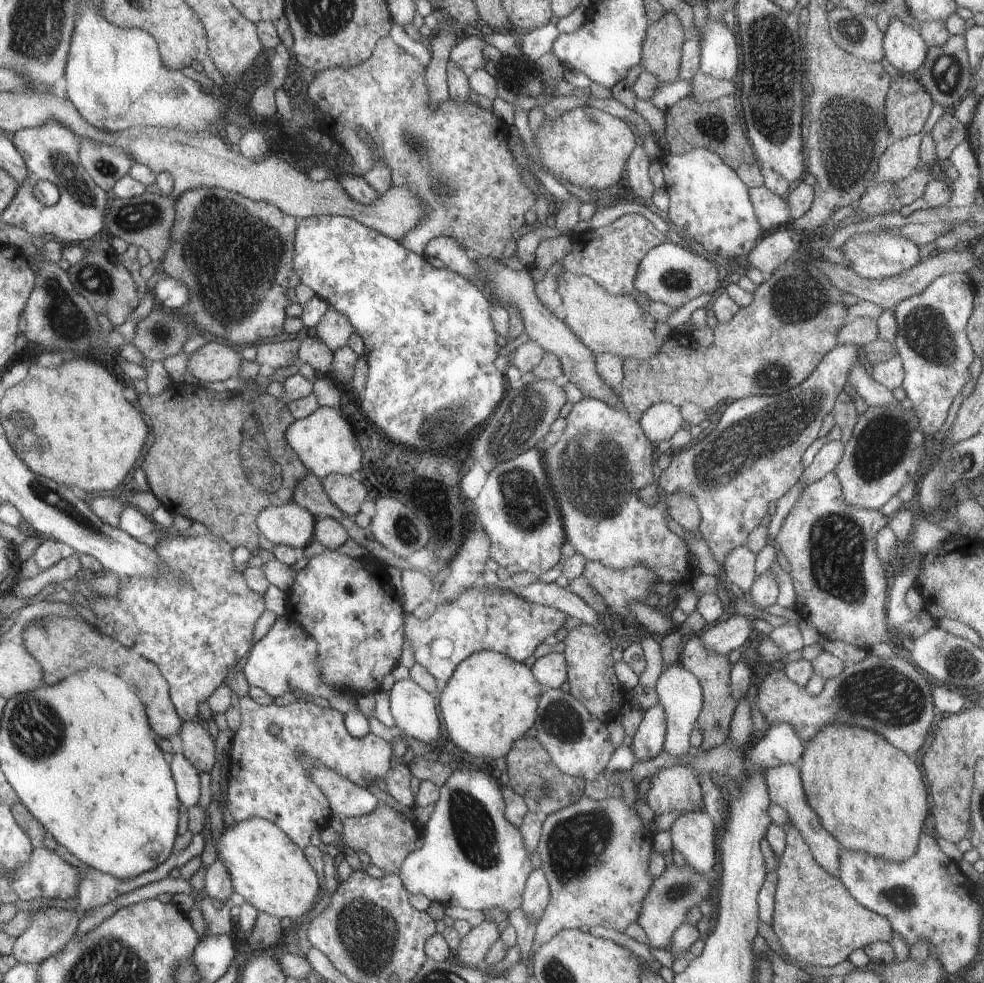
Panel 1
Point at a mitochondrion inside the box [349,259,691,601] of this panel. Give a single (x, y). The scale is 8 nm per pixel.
(593, 469)

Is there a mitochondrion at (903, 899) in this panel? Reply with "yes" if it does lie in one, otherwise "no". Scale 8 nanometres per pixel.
yes

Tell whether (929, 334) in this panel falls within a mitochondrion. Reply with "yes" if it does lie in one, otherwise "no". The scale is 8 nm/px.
yes

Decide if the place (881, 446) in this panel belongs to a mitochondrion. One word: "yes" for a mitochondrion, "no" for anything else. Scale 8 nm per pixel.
yes

